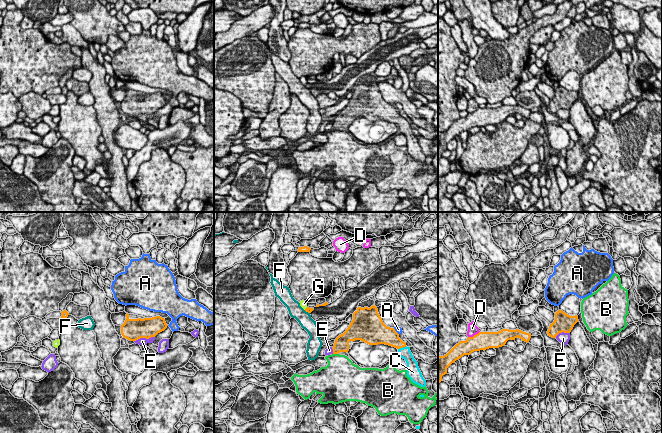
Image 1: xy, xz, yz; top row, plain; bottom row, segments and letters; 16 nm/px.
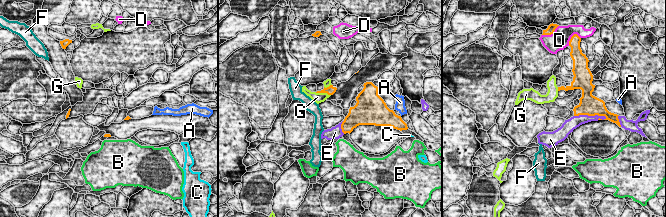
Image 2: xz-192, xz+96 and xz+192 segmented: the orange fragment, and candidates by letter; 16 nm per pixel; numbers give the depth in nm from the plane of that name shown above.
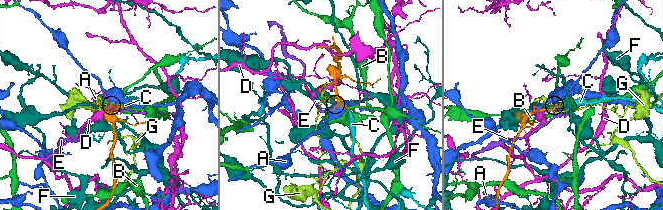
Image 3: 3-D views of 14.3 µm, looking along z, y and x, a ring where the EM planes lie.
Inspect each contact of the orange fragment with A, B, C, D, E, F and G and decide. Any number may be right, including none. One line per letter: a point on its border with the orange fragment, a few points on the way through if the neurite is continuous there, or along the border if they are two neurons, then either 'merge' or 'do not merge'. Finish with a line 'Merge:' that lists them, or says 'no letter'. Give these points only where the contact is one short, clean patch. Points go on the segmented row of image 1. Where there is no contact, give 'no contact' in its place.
A: meets orange in xz at (395, 331); border along xz (393, 328), (398, 334); do not merge
B: meets orange in xz at (335, 353); do not merge
C: meets orange in xz at (402, 347); runs through xz (390, 337), (402, 347), (405, 353); merge
D: meets orange in yz at (474, 335); do not merge
E: meets orange in xy at (144, 337); do not merge
F: meets orange in xz at (307, 311); border along xz (304, 310), (309, 313); do not merge
G: meets orange in xz at (306, 308); do not merge
Merge: C

